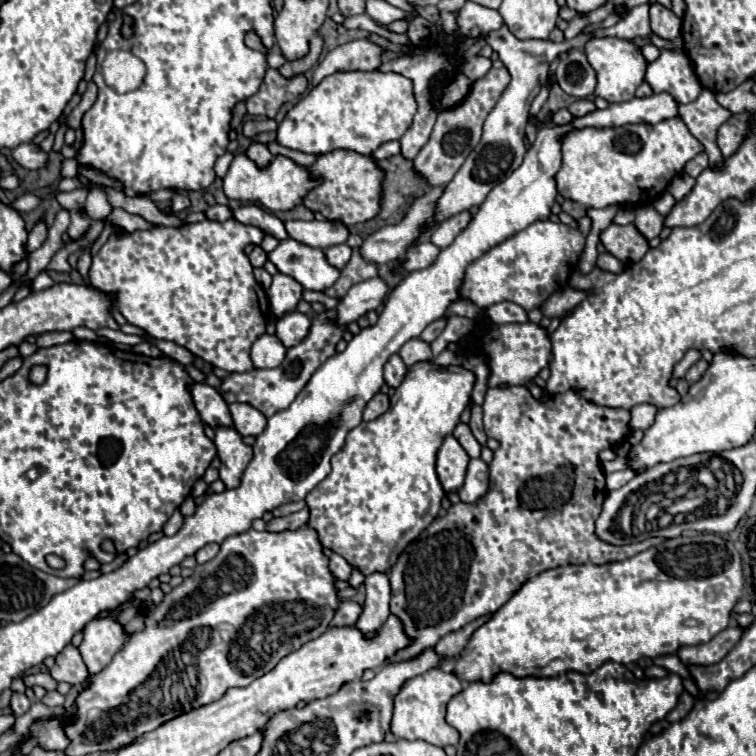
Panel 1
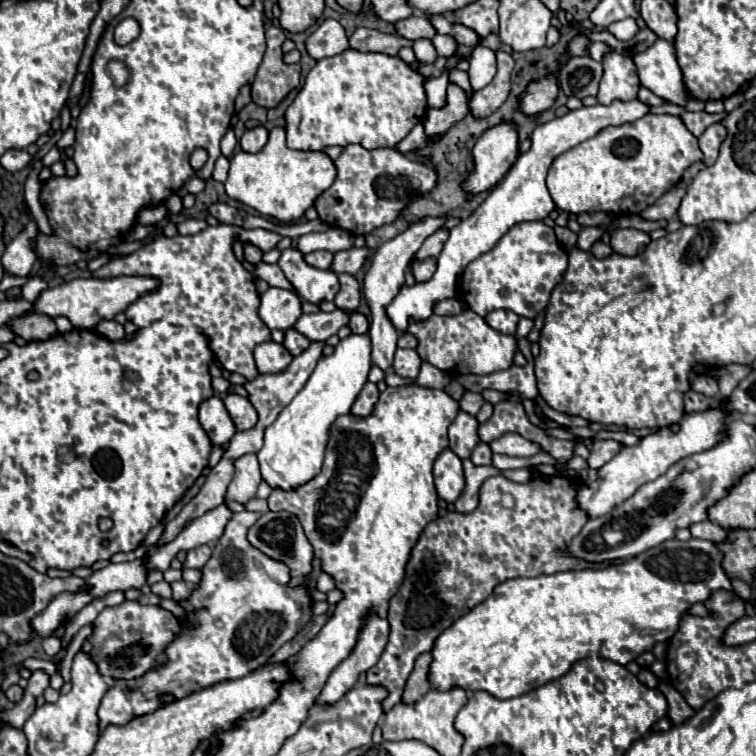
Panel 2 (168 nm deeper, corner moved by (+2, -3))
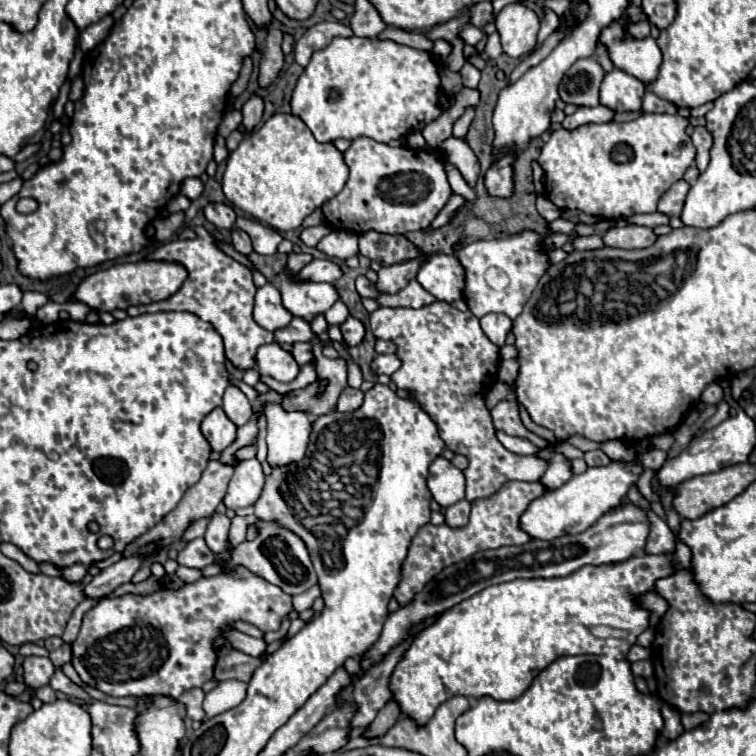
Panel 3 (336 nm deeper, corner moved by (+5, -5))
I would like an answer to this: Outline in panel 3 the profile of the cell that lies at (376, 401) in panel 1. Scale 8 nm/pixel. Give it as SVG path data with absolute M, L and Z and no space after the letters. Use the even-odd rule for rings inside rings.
M345 387L345 389L341 391L341 395L339 395L337 411L341 411L341 413L355 411L355 409L359 409L359 405L363 405L363 391L361 391L361 389Z

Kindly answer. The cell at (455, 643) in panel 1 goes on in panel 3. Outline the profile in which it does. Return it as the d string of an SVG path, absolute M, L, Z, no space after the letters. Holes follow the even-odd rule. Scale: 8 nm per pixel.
M391 699L379 713L377 713L377 717L375 717L375 721L369 725L369 729L367 729L367 737L375 737L375 735L383 735L399 717L403 715L403 711L401 711L401 707L399 707L399 703L395 701L395 699Z

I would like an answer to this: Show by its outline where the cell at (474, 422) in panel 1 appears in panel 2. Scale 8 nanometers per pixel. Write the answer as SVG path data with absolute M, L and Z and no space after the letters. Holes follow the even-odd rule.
M480 443L480 445L474 449L470 461L472 461L474 465L492 465L492 451L490 451L488 443Z

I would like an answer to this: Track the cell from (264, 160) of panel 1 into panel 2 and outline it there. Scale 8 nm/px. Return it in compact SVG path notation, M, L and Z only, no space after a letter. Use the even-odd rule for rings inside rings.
M260 125L260 127L254 127L242 135L240 147L248 153L258 153L266 145L266 139L268 139L268 131L266 131L266 127Z

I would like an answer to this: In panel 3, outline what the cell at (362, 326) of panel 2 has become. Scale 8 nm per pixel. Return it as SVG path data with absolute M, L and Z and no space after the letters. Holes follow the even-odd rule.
M347 317L345 323L341 325L341 333L343 333L345 343L351 347L351 345L359 345L361 343L361 339L365 335L365 327L363 327L363 323L359 319Z

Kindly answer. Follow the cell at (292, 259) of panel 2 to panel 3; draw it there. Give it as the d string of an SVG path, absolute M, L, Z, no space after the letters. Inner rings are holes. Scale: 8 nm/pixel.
M283 269L277 277L285 309L305 321L311 321L317 313L325 313L335 301L339 301L339 293L331 283L299 281L289 269Z

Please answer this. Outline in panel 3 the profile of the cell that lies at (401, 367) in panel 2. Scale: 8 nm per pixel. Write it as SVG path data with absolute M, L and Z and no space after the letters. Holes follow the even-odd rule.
M391 353L391 355L377 355L371 367L373 367L373 371L377 371L377 373L391 375L391 373L395 373L395 371L401 367L401 361L399 361L399 357L397 357L395 353Z

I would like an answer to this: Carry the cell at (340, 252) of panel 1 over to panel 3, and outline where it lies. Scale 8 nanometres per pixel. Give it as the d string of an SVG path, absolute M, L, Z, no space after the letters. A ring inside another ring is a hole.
M289 253L289 259L287 259L287 269L289 271L299 271L299 269L303 269L307 263L311 263L313 261L313 255L309 255L309 253Z

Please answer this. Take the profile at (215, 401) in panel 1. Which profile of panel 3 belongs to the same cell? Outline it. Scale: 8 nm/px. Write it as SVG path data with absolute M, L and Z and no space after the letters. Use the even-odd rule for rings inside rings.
M221 407L213 409L201 423L201 433L209 441L211 449L215 453L221 453L225 447L229 447L235 441L237 427L229 421L225 411Z

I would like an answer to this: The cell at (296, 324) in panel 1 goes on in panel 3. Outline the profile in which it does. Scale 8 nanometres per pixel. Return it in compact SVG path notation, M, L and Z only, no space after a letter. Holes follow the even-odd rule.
M295 343L293 345L293 351L291 351L293 359L299 363L299 365L305 365L309 361L313 361L313 351L311 351L311 343Z

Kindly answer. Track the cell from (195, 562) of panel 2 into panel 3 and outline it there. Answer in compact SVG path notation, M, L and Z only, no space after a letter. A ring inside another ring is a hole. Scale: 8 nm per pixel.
M193 539L185 545L183 551L179 551L177 563L185 567L193 567L193 569L203 569L205 565L211 565L213 559L215 555L207 547L207 543L203 539Z

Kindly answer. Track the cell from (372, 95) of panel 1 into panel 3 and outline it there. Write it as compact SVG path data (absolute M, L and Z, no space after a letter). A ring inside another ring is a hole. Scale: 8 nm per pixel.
M335 37L325 49L313 53L309 65L301 73L293 97L291 111L313 133L319 143L335 139L371 137L379 143L391 143L421 123L439 117L437 107L439 75L431 53L399 45L395 41Z

